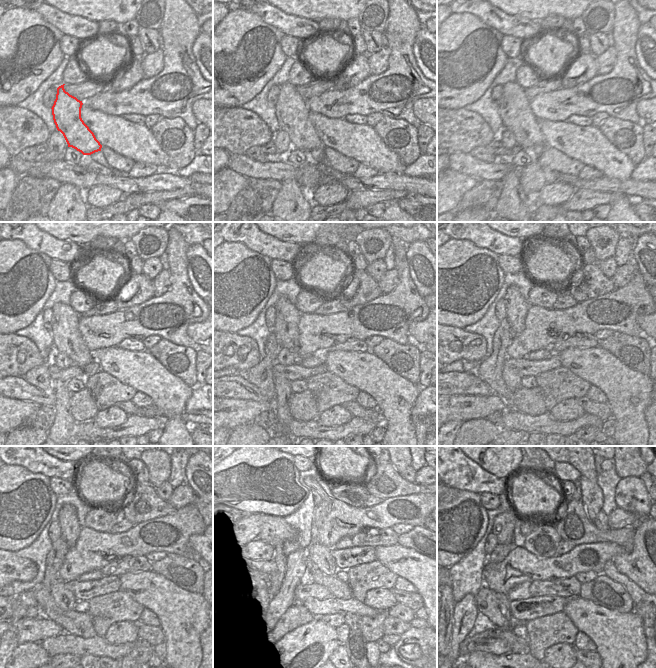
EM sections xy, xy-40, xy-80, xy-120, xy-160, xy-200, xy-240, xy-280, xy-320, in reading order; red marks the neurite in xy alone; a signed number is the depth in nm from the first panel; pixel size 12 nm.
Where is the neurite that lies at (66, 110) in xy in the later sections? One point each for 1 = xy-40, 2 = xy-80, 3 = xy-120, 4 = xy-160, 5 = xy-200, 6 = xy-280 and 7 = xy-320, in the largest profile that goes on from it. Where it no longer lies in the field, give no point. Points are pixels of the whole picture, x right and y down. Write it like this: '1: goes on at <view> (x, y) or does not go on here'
1: goes on at xy-40 (292, 112)
2: goes on at xy-80 (516, 115)
3: goes on at xy-120 (67, 339)
4: goes on at xy-160 (288, 316)
5: goes on at xy-200 (517, 307)
6: goes on at xy-280 (275, 530)
7: goes on at xy-320 (504, 525)

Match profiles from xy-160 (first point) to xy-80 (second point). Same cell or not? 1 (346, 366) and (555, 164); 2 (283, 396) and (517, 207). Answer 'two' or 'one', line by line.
1: two
2: one

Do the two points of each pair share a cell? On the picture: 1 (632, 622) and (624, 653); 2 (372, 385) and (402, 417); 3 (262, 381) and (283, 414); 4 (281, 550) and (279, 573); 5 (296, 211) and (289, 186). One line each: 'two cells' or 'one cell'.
1: one cell
2: one cell
3: two cells
4: one cell
5: one cell

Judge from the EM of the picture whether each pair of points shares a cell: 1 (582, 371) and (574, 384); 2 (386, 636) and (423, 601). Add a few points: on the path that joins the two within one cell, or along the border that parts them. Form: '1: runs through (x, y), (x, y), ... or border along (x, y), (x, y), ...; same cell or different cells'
1: border along (561, 365), (591, 384); different cells
2: border along (394, 598), (415, 610), (422, 631); different cells

